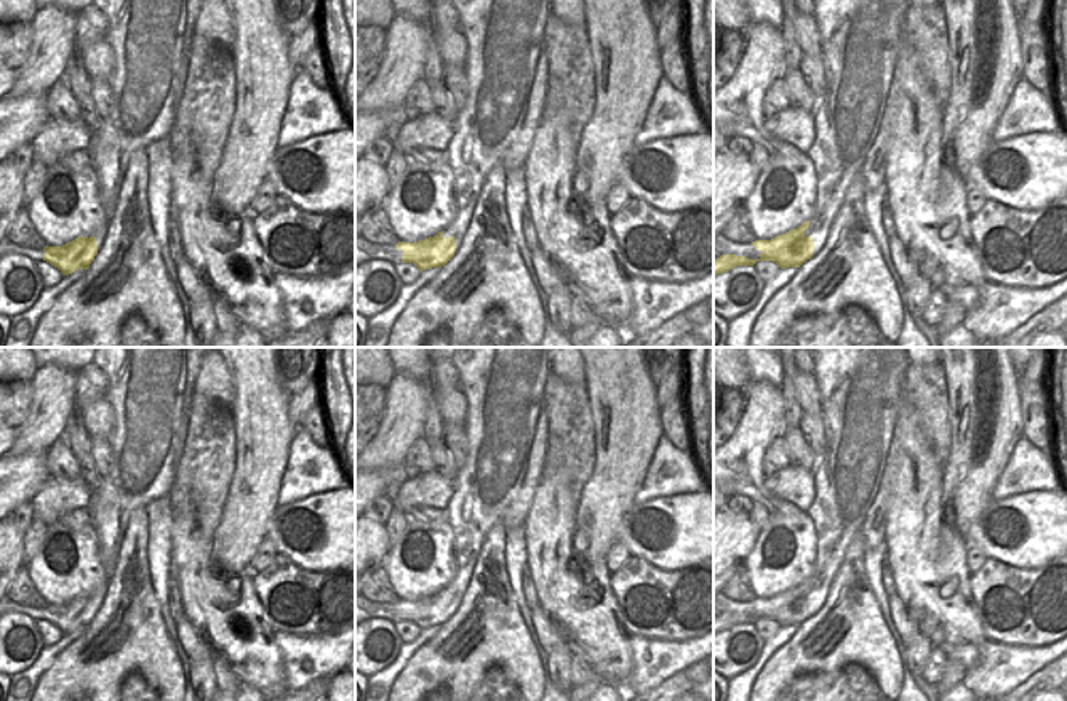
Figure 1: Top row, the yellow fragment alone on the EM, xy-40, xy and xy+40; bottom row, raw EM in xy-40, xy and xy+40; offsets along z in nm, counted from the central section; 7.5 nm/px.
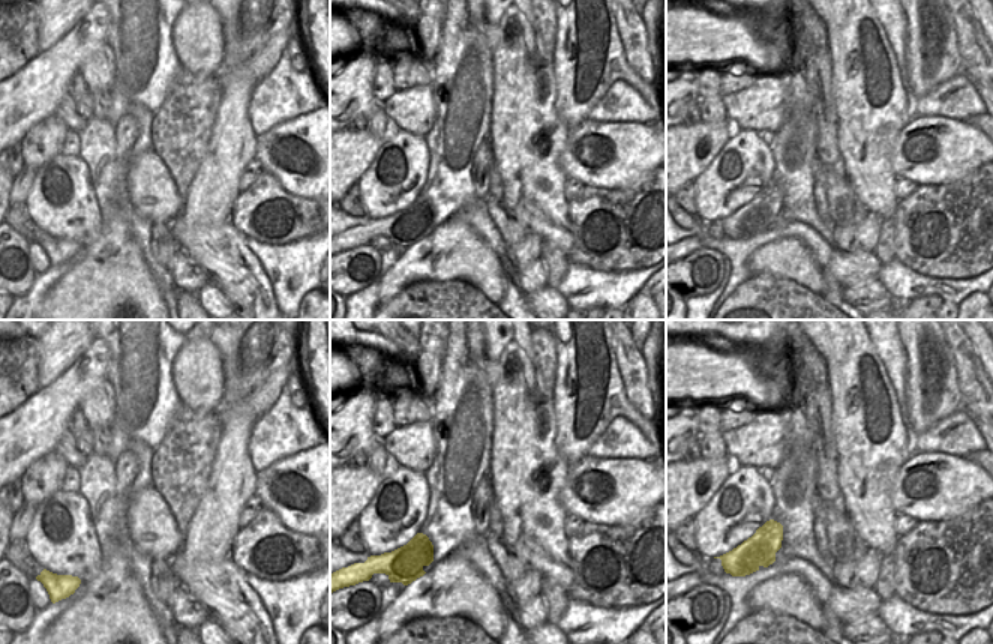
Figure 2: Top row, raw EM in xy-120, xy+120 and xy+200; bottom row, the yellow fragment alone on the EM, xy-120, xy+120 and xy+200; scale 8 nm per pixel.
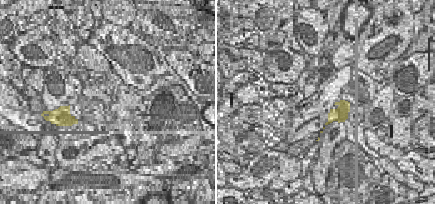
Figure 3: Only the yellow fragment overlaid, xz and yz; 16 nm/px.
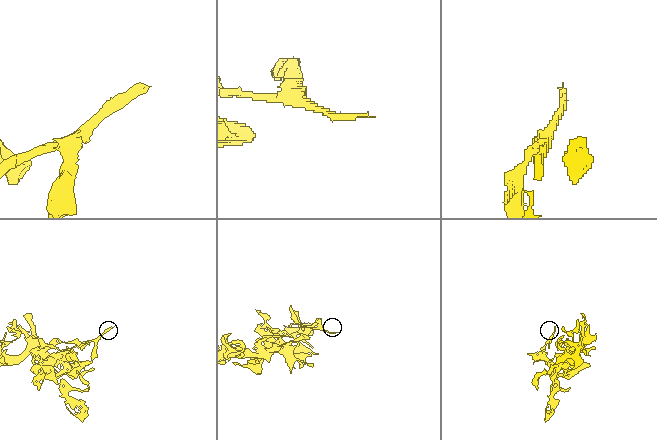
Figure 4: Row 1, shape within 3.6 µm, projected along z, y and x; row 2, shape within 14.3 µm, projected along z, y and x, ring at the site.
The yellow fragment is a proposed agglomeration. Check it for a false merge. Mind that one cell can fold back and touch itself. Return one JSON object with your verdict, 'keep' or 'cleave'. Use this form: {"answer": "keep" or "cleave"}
{"answer": "cleave"}

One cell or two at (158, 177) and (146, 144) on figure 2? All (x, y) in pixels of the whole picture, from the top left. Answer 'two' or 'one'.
two

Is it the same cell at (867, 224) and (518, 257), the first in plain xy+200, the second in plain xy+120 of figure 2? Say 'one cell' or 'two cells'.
one cell

